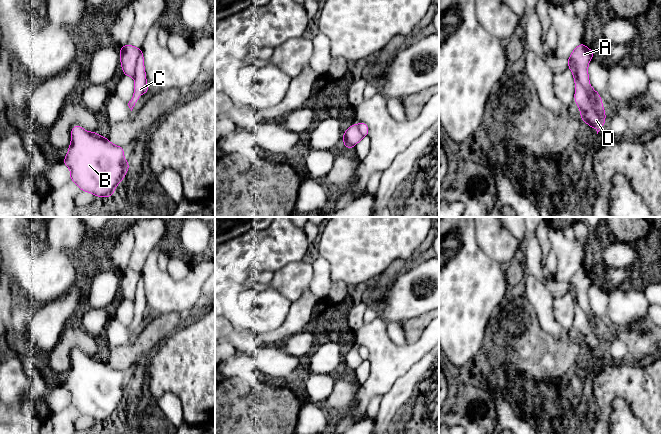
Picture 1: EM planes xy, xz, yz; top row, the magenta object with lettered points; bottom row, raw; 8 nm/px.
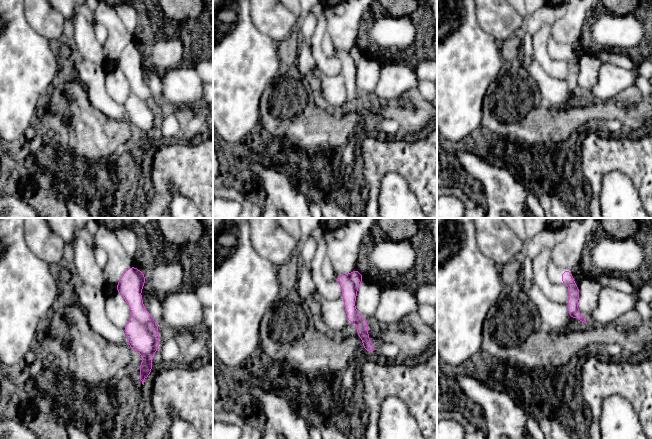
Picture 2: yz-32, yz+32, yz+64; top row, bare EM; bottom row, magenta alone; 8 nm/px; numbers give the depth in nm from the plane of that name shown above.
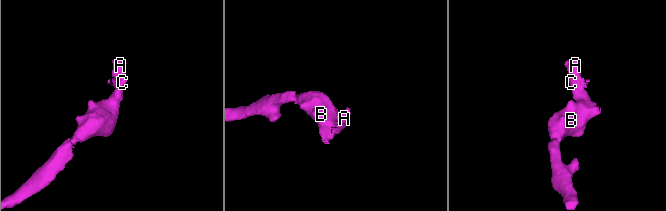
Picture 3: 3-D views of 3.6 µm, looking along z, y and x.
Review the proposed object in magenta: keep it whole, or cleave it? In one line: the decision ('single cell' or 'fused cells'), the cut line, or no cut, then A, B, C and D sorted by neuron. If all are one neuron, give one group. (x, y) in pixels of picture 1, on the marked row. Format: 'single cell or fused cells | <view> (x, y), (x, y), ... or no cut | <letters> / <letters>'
fused cells | yz (569, 58), (575, 66), (578, 82), (591, 97), (601, 101) | A / B C D

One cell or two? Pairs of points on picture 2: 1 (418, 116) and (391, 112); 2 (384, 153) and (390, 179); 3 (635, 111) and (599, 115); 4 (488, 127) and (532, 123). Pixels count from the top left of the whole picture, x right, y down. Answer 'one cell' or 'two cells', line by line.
1: one cell
2: two cells
3: one cell
4: one cell

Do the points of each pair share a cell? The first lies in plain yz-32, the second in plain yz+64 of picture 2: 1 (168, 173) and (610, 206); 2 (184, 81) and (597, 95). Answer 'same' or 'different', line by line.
1: different
2: same

